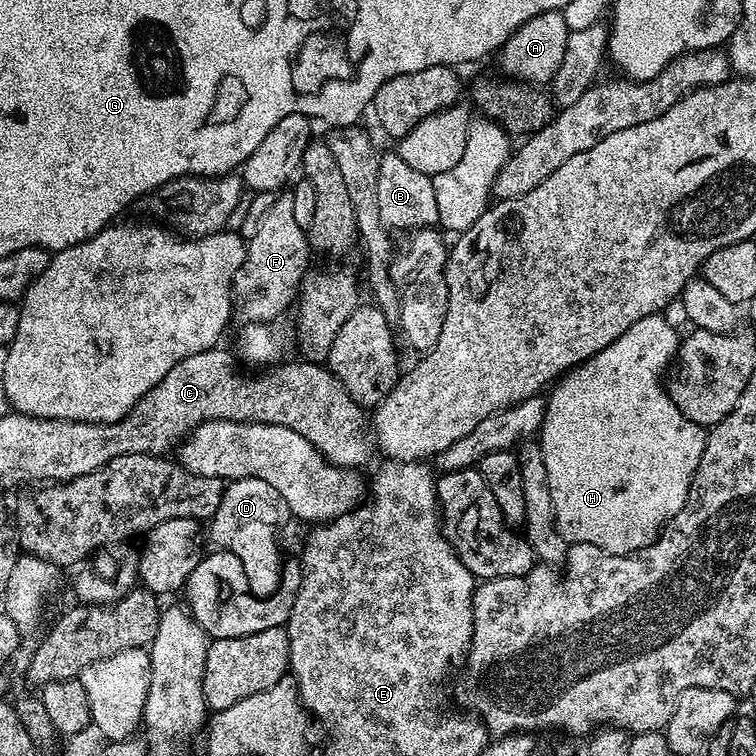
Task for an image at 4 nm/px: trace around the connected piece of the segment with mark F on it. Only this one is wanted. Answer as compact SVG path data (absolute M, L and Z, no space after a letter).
M291 191L277 195L275 202L259 218L256 232L245 243L246 258L233 276L233 299L237 317L243 323L273 323L293 305L300 284L309 271L312 251L307 231L295 221Z

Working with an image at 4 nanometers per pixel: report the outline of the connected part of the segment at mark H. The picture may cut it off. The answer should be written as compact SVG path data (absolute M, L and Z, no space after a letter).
M657 314L634 322L634 326L630 326L630 330L626 330L626 334L622 334L614 342L610 342L610 346L606 346L598 354L591 356L589 360L584 360L569 372L565 372L559 380L551 385L550 391L547 393L546 418L538 433L538 443L542 450L542 458L546 458L546 478L550 478L550 498L554 502L556 525L569 545L590 542L590 546L598 546L602 550L613 552L619 556L625 556L628 552L637 552L656 541L656 537L663 532L665 524L674 514L678 514L678 510L682 510L682 506L686 502L690 482L698 470L698 462L702 458L702 450L706 446L708 438L701 425L690 422L680 413L678 406L674 406L662 380L660 384L660 375L663 374L664 367L671 360L673 363L681 341L681 337L676 336L675 330L663 320L664 318L663 315Z

